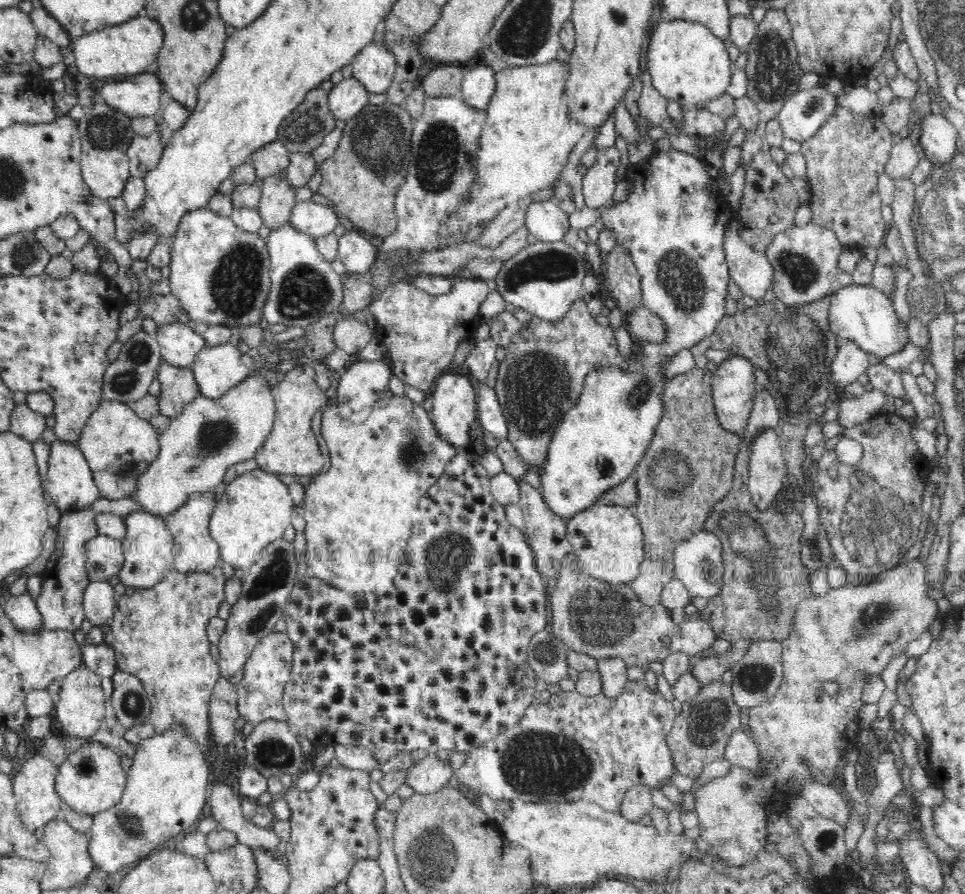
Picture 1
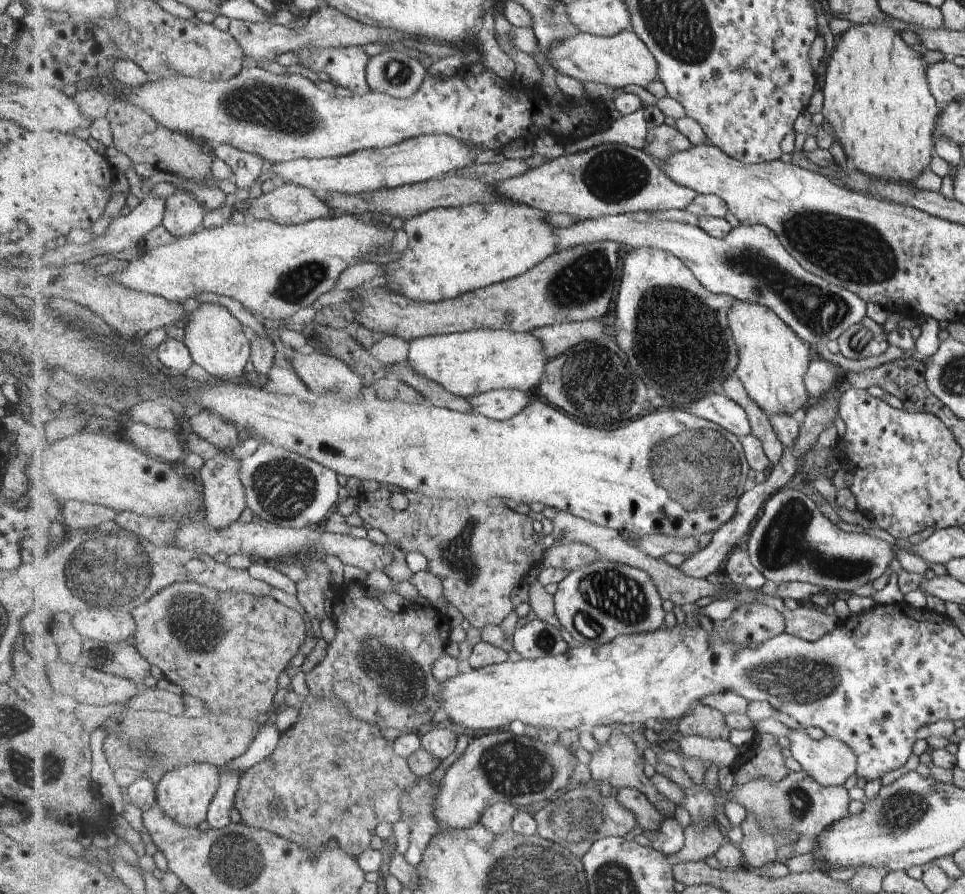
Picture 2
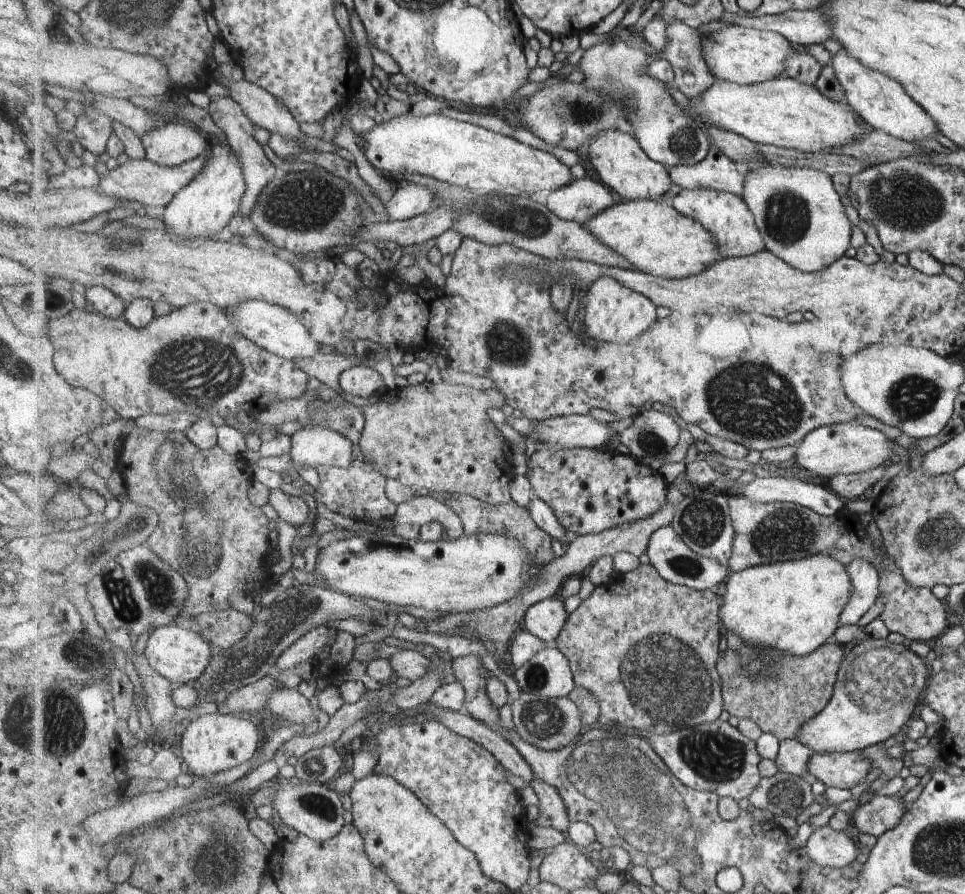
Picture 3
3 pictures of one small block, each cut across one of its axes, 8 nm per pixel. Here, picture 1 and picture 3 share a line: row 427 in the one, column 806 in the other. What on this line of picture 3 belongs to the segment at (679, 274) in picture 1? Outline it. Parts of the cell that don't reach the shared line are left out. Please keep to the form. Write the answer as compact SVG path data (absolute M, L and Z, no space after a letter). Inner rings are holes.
M815 554L801 560L773 562L731 573L725 581L726 591L721 597L720 618L723 633L732 632L747 645L778 649L790 656L806 657L820 646L832 641L840 627L841 613L852 597L853 580L848 567L829 554Z

